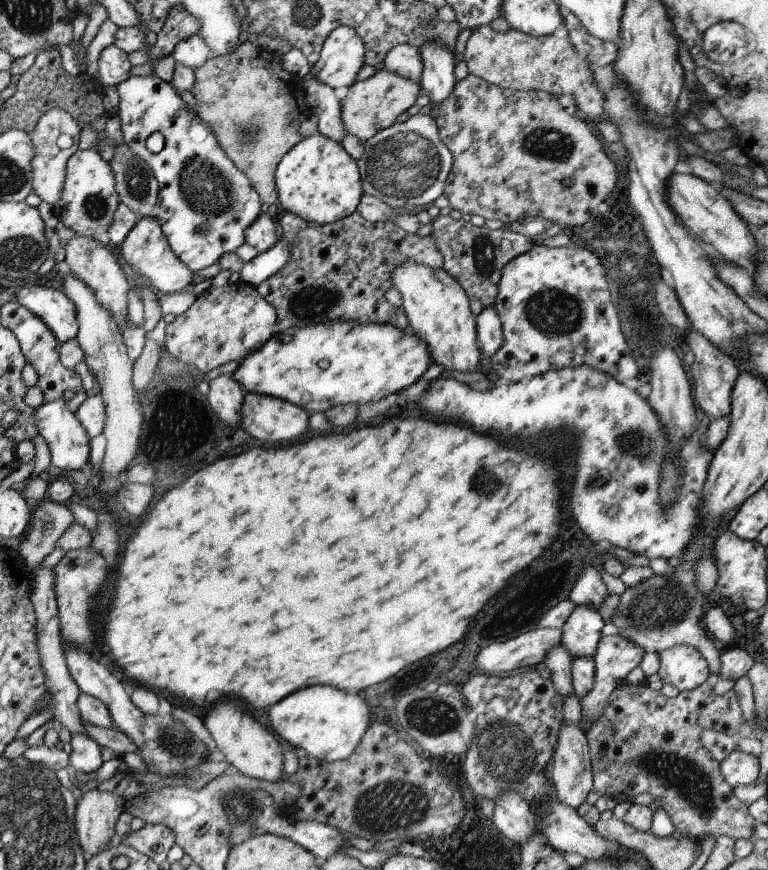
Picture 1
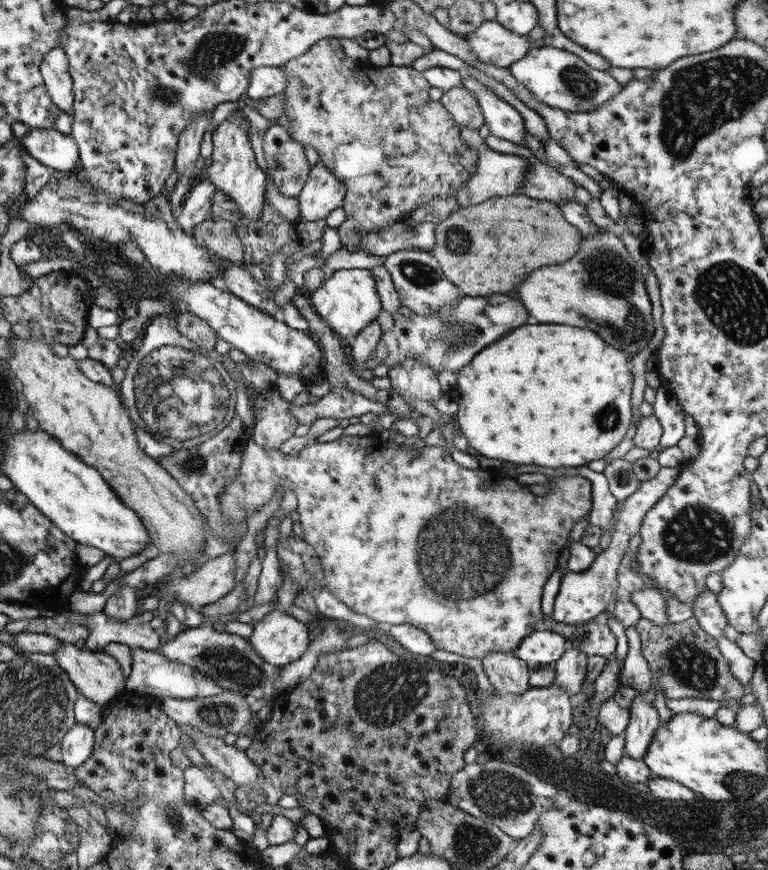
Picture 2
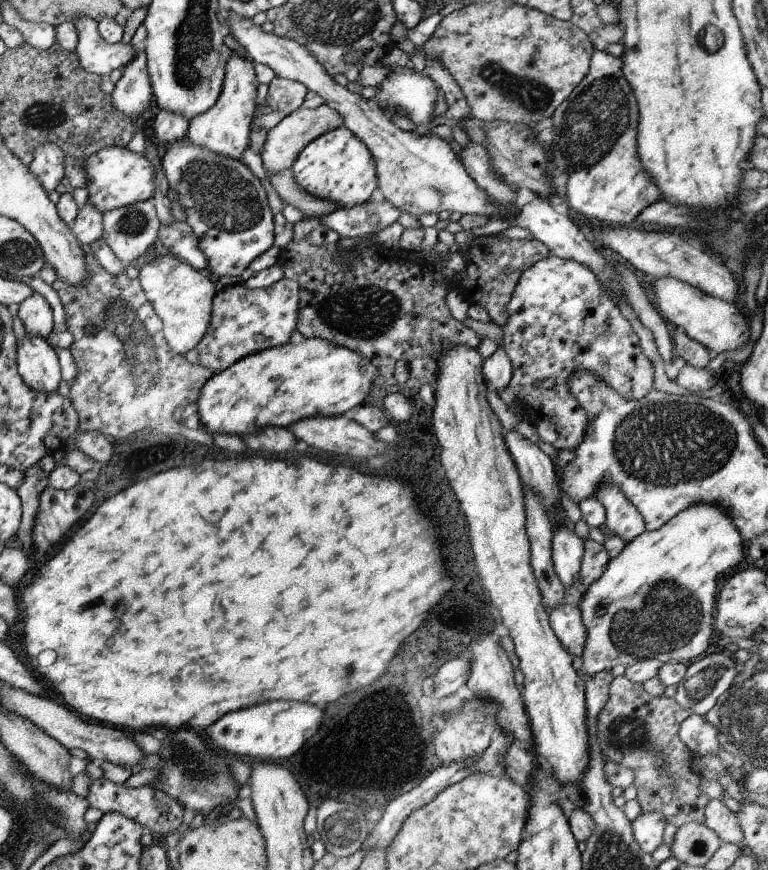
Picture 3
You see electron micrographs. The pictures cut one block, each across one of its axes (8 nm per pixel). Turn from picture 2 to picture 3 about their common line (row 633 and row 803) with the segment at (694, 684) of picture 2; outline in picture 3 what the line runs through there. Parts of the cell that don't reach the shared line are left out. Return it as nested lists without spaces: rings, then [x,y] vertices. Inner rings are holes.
[[[625,675],[612,678],[607,702],[597,714],[600,752],[633,772],[632,785],[640,812],[660,812],[675,827],[688,821],[703,823],[703,810],[710,798],[699,790],[702,777],[691,771],[692,753],[678,737],[679,723],[693,712],[681,708],[674,698],[649,696],[641,685],[627,680]]]

